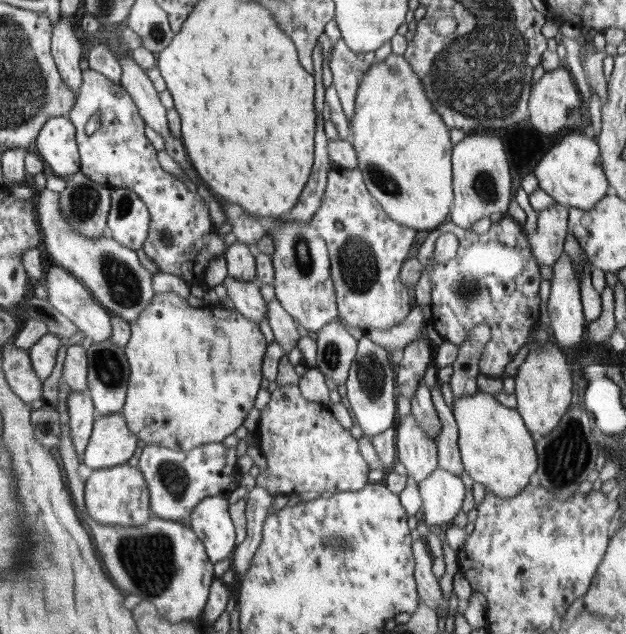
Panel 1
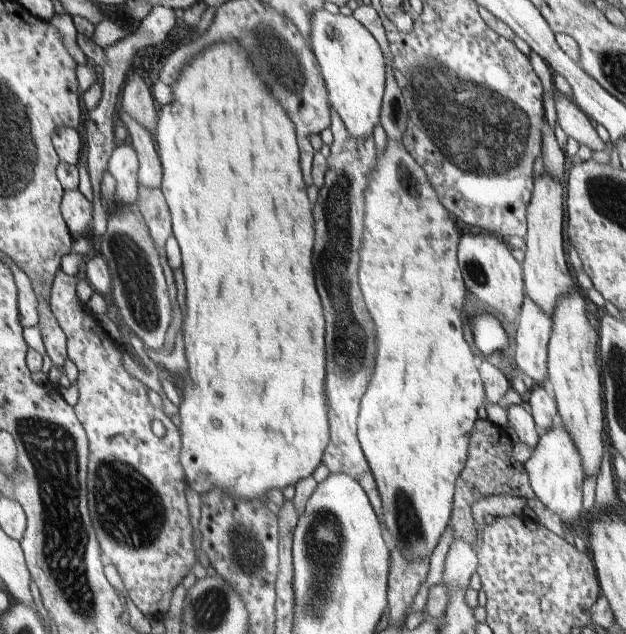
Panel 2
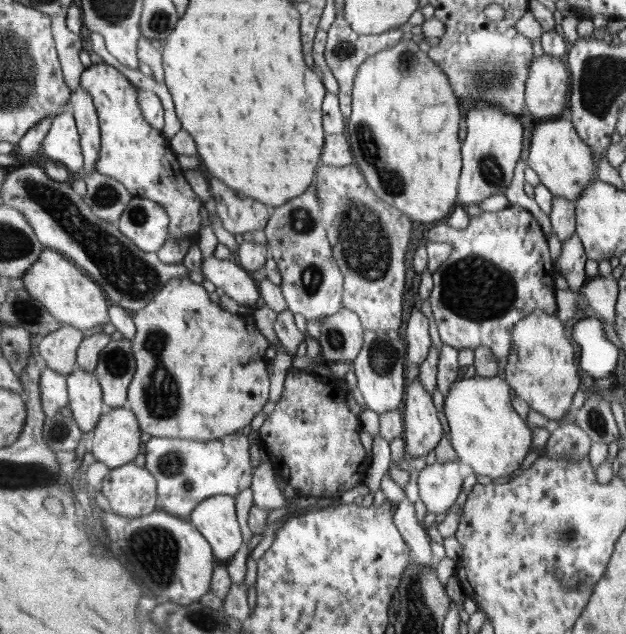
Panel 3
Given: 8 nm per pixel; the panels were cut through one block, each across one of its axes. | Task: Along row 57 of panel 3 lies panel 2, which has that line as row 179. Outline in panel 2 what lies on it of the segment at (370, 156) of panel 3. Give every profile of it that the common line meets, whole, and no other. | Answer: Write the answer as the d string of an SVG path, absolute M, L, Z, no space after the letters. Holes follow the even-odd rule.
M388 138L385 151L380 152L380 166L376 166L376 174L372 174L372 186L368 188L368 226L364 226L364 250L360 250L360 286L364 290L364 302L367 303L368 310L374 318L372 322L375 322L376 328L380 330L380 354L376 356L376 378L372 378L372 386L367 386L368 398L364 398L364 410L359 410L358 436L359 441L364 442L363 453L371 465L372 474L375 475L379 493L382 495L384 524L388 527L388 534L393 536L394 548L398 548L400 554L408 558L408 562L420 561L420 558L429 559L444 528L450 522L450 514L453 513L454 484L458 484L459 477L467 466L471 434L478 418L476 410L484 404L483 382L480 382L478 370L472 364L474 356L464 338L460 320L467 287L463 280L462 268L458 268L460 234L454 220L446 212L447 207L440 204L441 199L436 196L434 190L436 188L431 178L403 142Z

